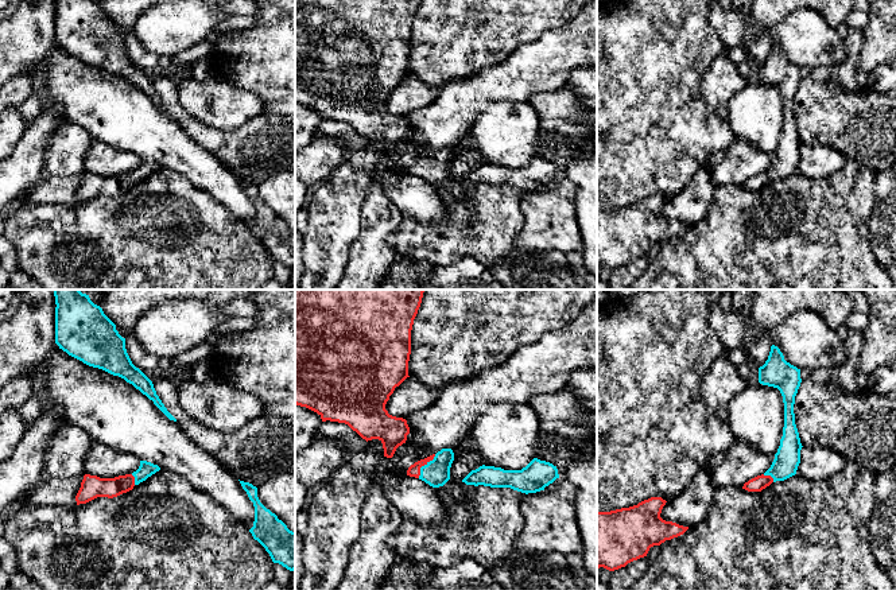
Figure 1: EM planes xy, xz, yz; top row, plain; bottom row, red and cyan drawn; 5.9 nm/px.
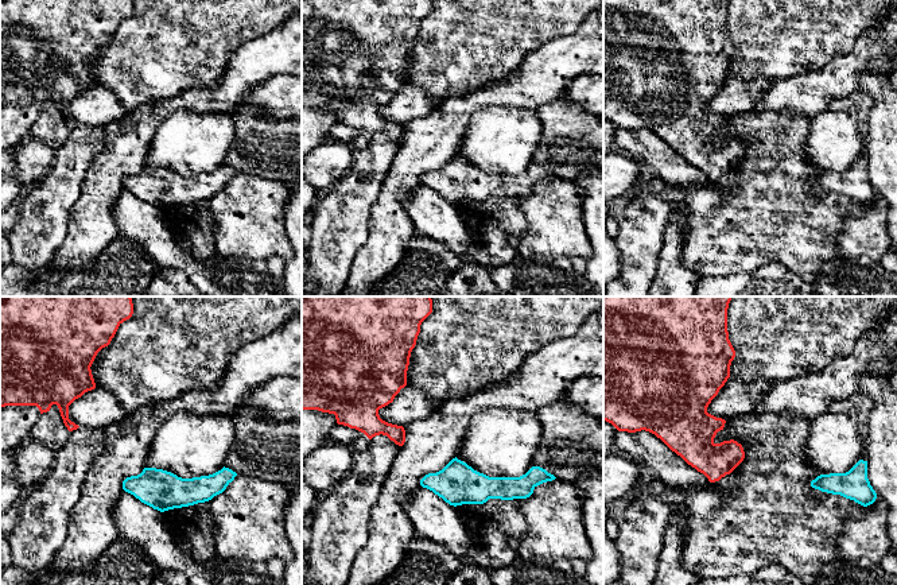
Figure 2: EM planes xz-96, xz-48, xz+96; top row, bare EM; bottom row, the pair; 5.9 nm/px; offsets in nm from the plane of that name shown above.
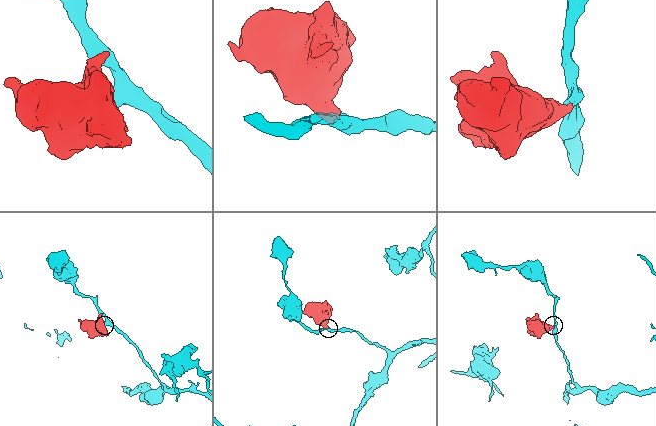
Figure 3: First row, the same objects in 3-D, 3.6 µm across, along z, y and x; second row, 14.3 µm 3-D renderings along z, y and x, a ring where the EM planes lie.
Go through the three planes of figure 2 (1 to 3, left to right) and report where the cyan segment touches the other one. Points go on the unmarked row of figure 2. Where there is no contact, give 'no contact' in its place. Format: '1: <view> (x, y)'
1: no contact
2: no contact
3: no contact

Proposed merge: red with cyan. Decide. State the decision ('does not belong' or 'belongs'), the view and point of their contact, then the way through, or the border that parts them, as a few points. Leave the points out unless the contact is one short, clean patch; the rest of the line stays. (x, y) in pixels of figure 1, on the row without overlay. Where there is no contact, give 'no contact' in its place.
belongs; contact xz (423, 163); way xz (414, 169), (423, 163), (435, 171)

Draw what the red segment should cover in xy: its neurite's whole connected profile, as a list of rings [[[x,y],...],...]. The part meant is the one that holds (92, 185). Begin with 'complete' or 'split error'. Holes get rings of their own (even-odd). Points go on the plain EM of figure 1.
split error; [[[140,159],[140,164],[132,172],[119,174],[115,176],[100,176],[85,172],[81,186],[75,194],[77,203],[86,202],[97,195],[113,197],[133,187],[135,183],[146,179],[159,170],[160,166],[147,159]]]

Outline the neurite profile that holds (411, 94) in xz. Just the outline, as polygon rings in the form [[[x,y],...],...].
[[[407,75],[385,102],[389,113],[396,116],[408,116],[414,110],[424,109],[433,104],[443,86],[427,86],[420,79]]]

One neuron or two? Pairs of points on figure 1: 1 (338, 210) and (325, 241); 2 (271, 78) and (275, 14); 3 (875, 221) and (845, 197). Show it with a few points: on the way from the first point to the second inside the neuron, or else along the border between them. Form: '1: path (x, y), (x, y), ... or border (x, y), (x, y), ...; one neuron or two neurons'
1: path (333, 218), (329, 233); one neuron
2: path (275, 62), (275, 30); one neuron
3: border (875, 206), (868, 224), (871, 249); two neurons

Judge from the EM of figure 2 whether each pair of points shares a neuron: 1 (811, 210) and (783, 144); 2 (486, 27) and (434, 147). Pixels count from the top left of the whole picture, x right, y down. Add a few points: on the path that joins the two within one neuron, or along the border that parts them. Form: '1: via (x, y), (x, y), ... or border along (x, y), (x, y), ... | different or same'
1: via (795, 194), (783, 182), (783, 161) | same
2: border along (486, 84), (465, 95), (451, 95), (438, 105) | different

